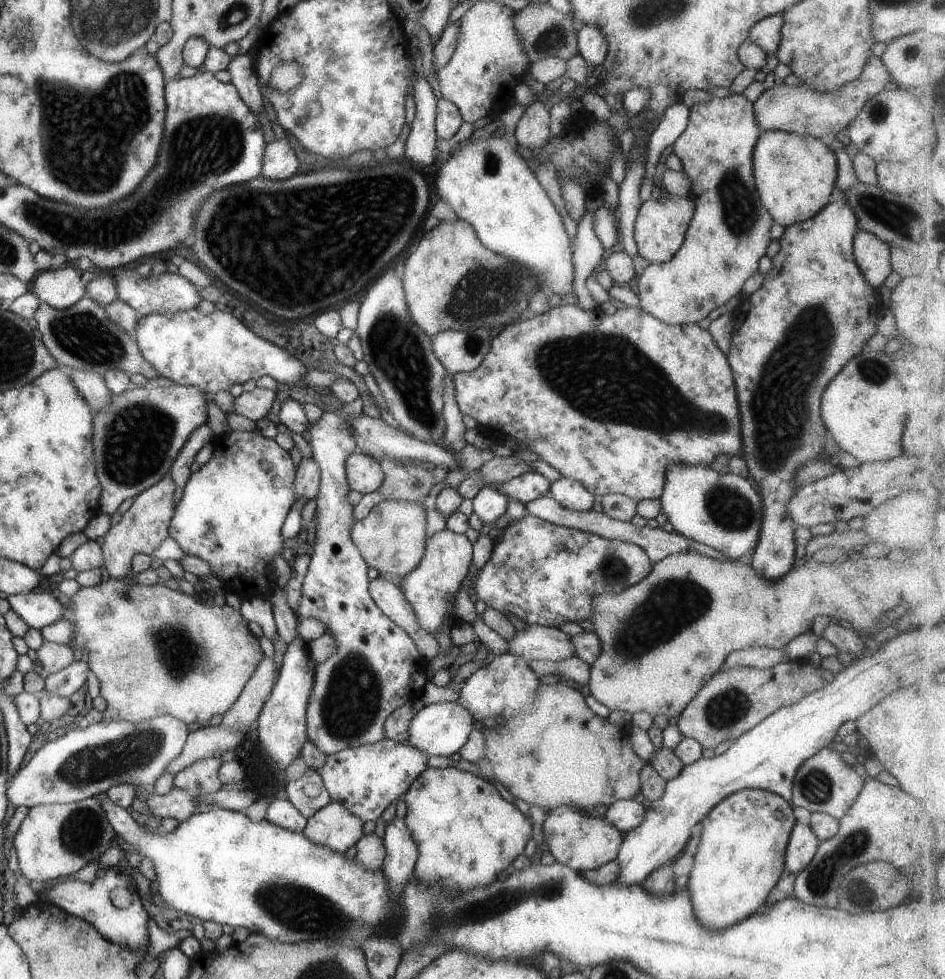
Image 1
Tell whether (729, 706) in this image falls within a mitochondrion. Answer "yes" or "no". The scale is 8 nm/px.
yes

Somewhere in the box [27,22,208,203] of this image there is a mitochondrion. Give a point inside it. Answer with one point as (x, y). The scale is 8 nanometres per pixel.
(59, 161)

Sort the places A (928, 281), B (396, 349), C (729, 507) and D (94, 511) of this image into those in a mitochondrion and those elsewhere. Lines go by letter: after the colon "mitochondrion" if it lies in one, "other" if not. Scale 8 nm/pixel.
A: other
B: mitochondrion
C: mitochondrion
D: other

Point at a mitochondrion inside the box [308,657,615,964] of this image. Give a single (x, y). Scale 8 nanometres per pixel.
(468, 915)

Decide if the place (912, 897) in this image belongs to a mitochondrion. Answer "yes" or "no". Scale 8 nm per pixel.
no

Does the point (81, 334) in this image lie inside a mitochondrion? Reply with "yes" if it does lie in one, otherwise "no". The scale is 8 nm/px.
yes

